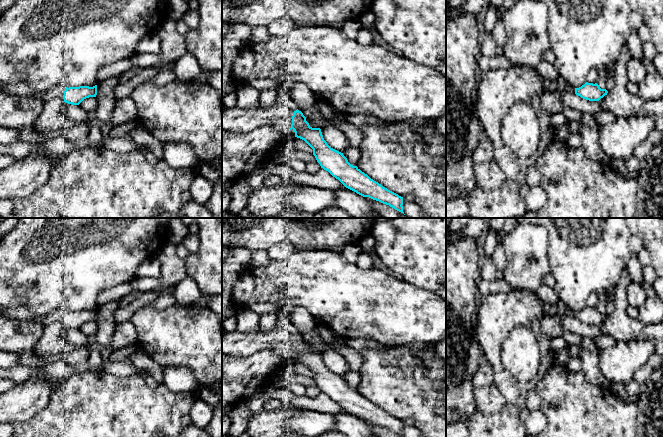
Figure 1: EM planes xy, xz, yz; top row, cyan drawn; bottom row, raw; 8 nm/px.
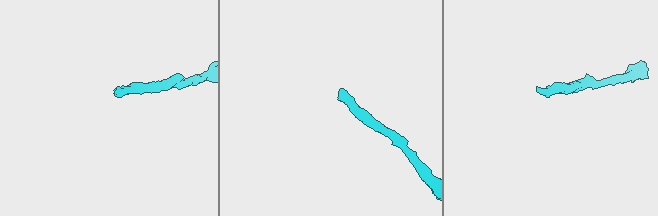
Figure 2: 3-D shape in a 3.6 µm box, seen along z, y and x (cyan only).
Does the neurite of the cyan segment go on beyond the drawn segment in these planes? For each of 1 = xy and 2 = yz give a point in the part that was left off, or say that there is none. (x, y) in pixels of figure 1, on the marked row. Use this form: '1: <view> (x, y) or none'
1: xy (21, 89)
2: none

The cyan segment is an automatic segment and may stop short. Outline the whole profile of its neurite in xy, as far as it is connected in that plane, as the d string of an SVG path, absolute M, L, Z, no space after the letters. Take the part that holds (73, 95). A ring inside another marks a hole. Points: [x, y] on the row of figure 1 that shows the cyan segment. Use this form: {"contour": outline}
{"contour": "M18 83L0 87L0 91L9 95L38 98L42 102L49 101L57 97L62 97L64 102L68 104L79 105L86 98L96 97L97 85L93 87L79 86L69 88L58 85L43 92L42 94L36 94L26 83Z"}

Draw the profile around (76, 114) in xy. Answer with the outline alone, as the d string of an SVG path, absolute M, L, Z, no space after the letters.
M64 102L63 109L65 110L66 117L72 123L86 123L88 124L91 119L88 118L88 113L80 107L80 105L72 105Z

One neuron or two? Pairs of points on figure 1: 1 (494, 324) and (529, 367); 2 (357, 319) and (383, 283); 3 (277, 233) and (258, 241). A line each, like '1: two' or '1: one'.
1: two
2: one
3: one

